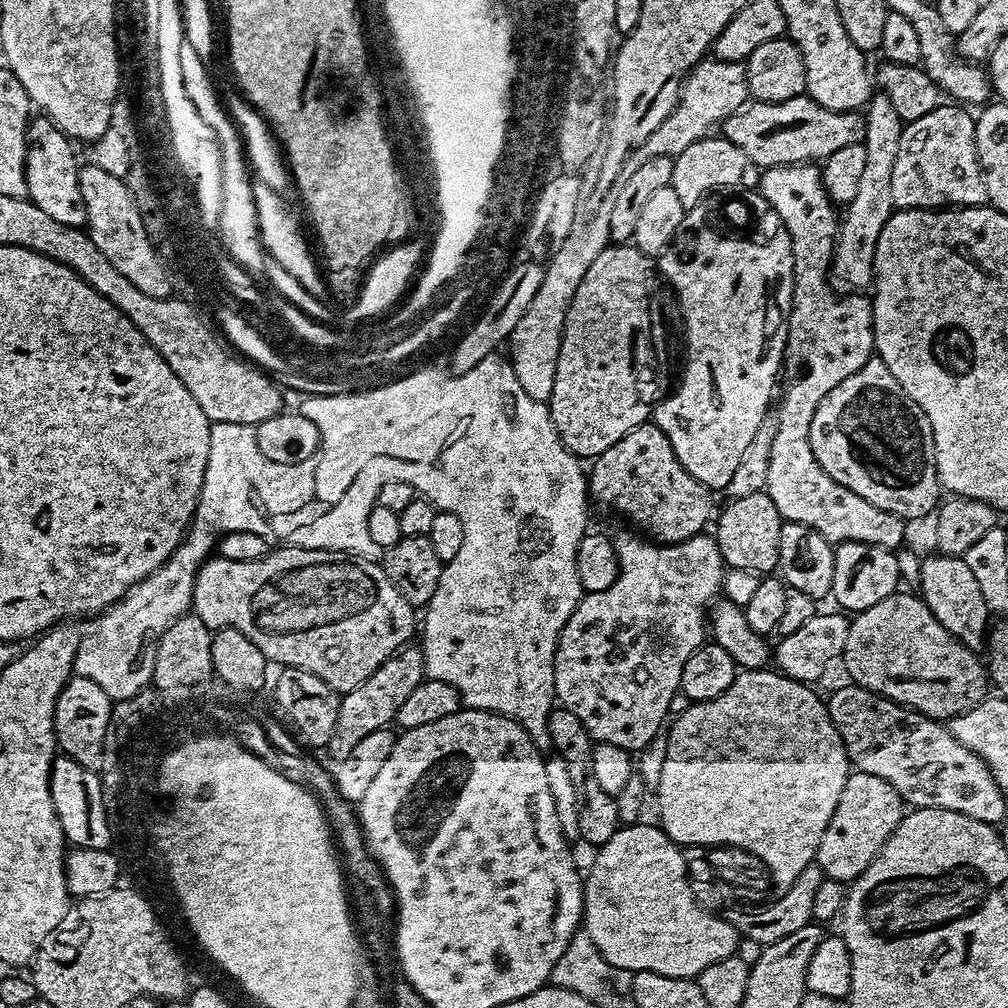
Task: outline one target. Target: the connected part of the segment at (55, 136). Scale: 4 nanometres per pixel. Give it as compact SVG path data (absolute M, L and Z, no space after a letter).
M33 119L28 126L28 157L24 163L26 170L27 199L39 213L49 215L60 224L71 226L87 225L88 215L80 189L81 165L76 164L73 141L65 136L51 120Z

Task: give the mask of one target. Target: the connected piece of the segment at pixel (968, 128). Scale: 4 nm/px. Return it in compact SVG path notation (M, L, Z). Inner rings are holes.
M944 102L930 114L905 123L904 133L898 142L898 154L894 158L894 170L890 173L890 198L893 209L948 210L953 206L961 209L978 208L988 204L984 173L980 171L980 160L976 157L976 122L973 113L968 112L971 111Z

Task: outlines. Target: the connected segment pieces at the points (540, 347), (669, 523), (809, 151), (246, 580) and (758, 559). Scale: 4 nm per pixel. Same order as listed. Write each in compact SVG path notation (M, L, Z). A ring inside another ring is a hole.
M577 222L570 230L566 242L555 249L547 257L544 264L544 277L542 284L538 286L538 292L534 298L530 298L530 304L518 318L518 324L508 335L506 341L507 359L514 370L514 378L518 378L518 386L530 394L530 398L551 401L554 390L554 370L558 362L558 350L562 342L562 330L568 306L582 278L586 278L586 270L590 270L590 262L602 254L604 248L609 247L608 230L603 223L584 224Z
M645 422L630 430L626 438L618 438L610 450L595 457L591 464L592 473L589 471L586 476L587 495L602 507L613 508L618 515L637 524L639 531L653 541L677 544L688 540L701 535L713 519L713 489L698 482L698 478L691 476L682 462L678 462L670 438L666 438L655 422Z
M806 94L778 103L749 101L724 117L723 128L723 139L738 145L749 163L762 170L776 168L778 165L825 160L835 150L852 144L863 144L866 136L863 113L826 110Z
M325 548L277 549L254 562L234 562L222 555L205 560L196 573L191 611L207 628L237 628L273 665L306 670L341 694L362 686L374 670L411 641L417 609L398 594L375 559Z
M755 492L754 494L746 494L737 500L729 499L728 505L724 509L719 509L718 515L714 520L714 528L716 524L716 532L714 531L714 539L718 550L722 554L725 565L728 568L737 568L755 574L772 574L780 567L780 535L782 534L782 526L785 521L781 519L778 508L774 506L768 494L763 492Z

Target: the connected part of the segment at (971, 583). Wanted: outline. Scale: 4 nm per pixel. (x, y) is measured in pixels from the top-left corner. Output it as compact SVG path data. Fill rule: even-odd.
M932 554L929 560L925 559L921 566L921 586L918 592L934 618L942 622L942 626L955 640L961 640L973 650L985 647L990 635L990 609L986 598L982 598L978 578L974 578L974 570L970 570L970 566L966 566L961 557Z

